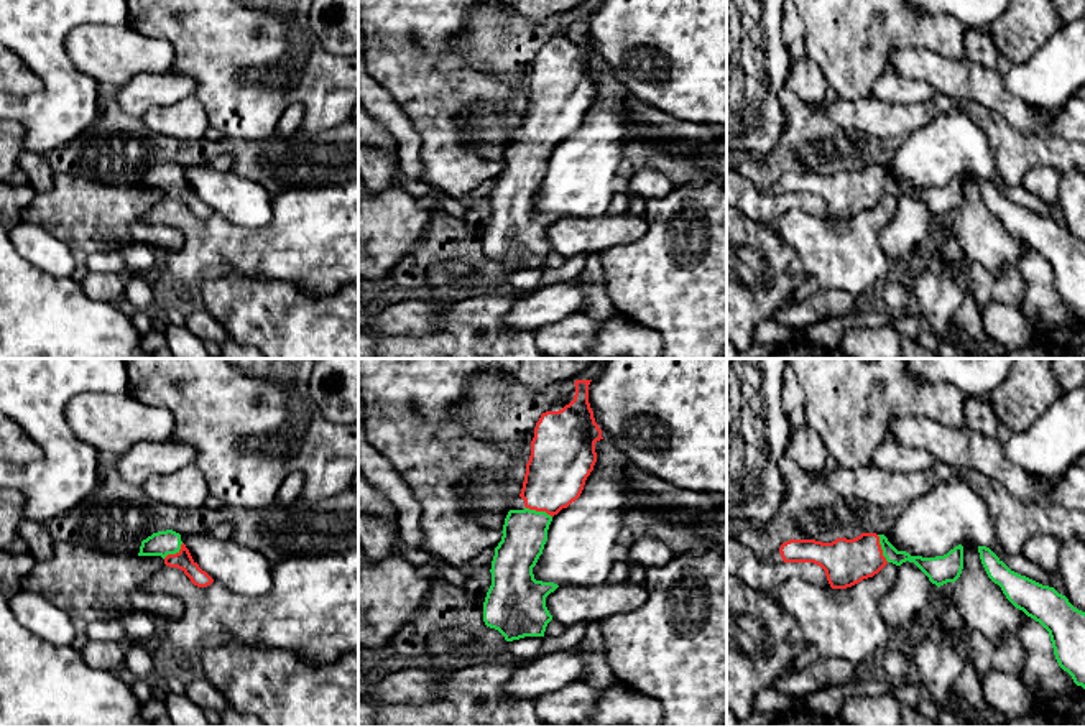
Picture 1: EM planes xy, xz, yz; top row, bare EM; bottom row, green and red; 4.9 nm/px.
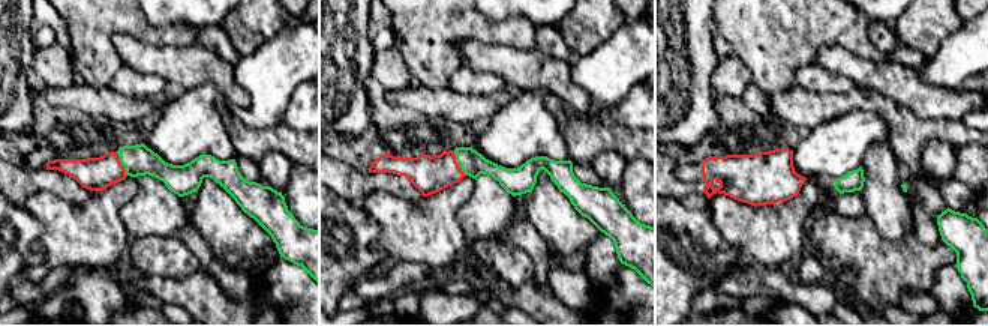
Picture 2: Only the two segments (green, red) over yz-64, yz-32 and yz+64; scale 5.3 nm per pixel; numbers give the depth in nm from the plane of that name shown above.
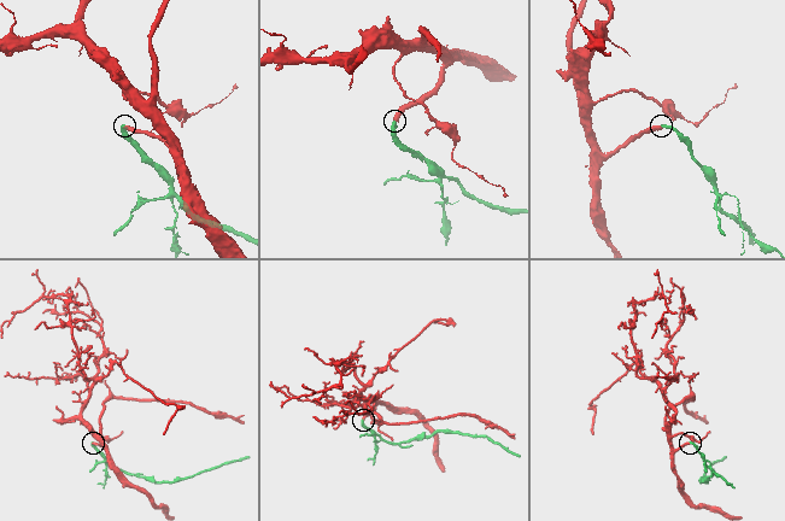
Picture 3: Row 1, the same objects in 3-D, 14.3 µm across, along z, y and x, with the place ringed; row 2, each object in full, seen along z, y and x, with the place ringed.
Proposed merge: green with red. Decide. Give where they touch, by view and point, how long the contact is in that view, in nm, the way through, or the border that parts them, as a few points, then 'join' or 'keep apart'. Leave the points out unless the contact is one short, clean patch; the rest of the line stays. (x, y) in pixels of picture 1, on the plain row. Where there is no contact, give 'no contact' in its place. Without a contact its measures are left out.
contact yz (881, 180); length 150 nm; way yz (929, 198), (881, 180), (845, 193); join

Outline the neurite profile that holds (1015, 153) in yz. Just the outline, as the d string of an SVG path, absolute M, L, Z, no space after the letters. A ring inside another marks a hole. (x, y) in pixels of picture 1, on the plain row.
M962 100L960 109L985 132L996 173L1006 186L1021 184L1024 174L1042 161L1060 173L1080 169L1085 174L1083 143L1064 140L1052 132L1046 132L1041 138L1024 135L973 100Z

